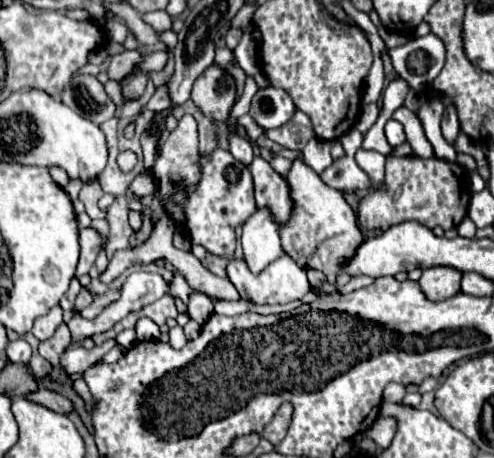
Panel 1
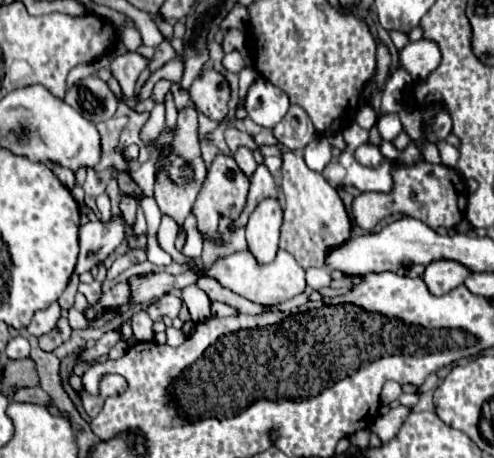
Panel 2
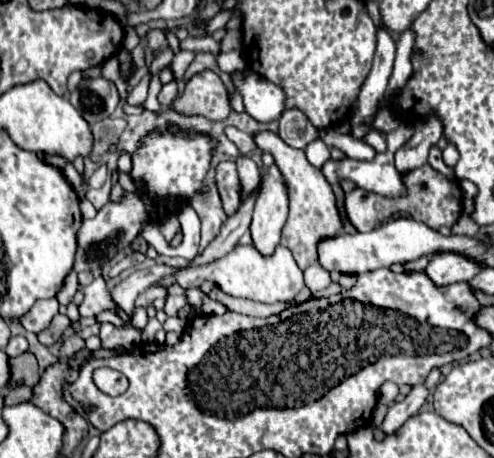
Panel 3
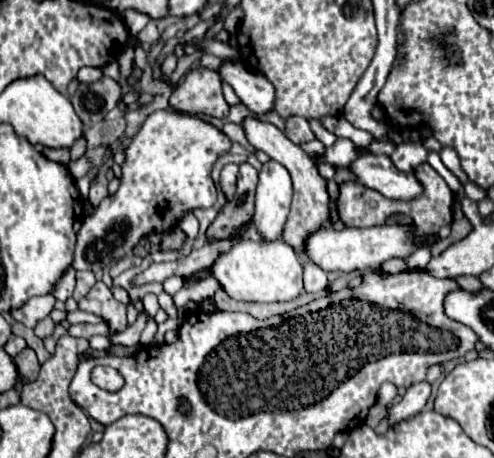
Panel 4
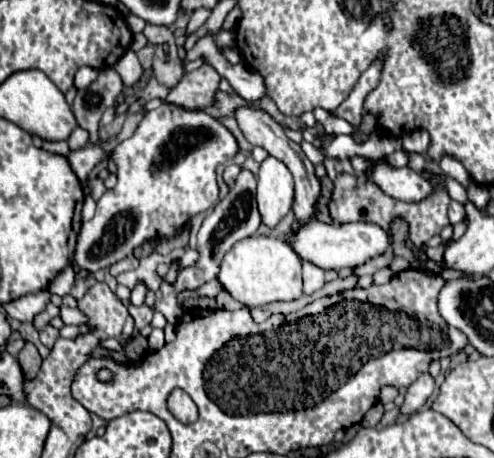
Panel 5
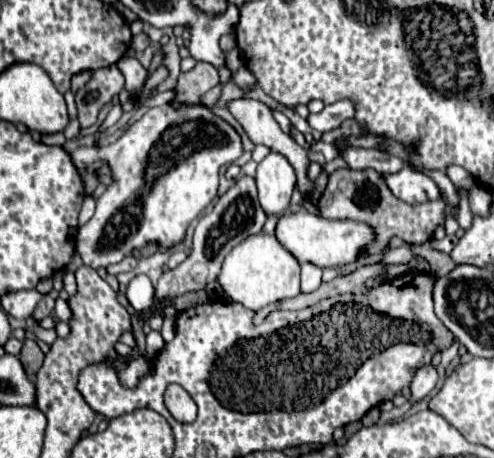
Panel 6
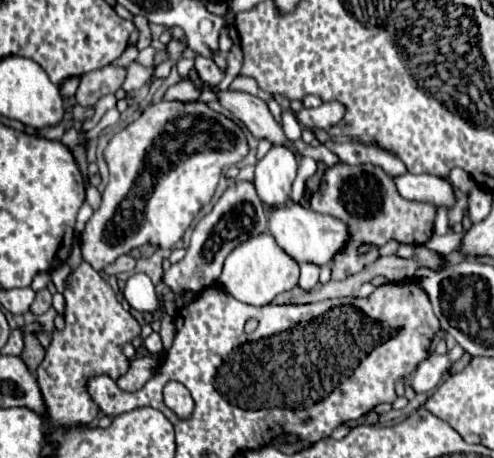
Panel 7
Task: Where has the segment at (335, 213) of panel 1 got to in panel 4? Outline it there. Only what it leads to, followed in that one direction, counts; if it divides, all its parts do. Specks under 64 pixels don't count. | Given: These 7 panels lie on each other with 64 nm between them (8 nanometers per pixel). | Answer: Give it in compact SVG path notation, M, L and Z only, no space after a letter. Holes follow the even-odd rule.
M248 116L248 118L242 120L242 128L244 128L244 134L246 134L248 142L256 150L266 152L272 160L280 162L290 172L290 176L292 176L294 198L292 198L292 208L290 208L290 216L288 216L288 222L284 226L282 238L298 254L304 254L304 240L308 238L308 234L312 234L320 226L328 226L328 192L326 192L326 180L318 174L318 168L312 162L312 158L298 144L290 142L286 138L286 134L282 130L278 130L274 124L262 122L262 120L254 118L254 116Z

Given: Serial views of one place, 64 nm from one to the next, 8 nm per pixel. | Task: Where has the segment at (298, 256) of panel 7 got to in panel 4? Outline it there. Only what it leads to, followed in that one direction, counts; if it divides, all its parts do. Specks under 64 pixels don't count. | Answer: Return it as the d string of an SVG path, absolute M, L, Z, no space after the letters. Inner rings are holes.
M370 226L370 228L318 228L312 232L304 242L304 254L308 260L318 264L322 270L338 270L338 272L352 272L352 270L376 270L390 258L408 258L418 244L414 242L414 228L412 226Z

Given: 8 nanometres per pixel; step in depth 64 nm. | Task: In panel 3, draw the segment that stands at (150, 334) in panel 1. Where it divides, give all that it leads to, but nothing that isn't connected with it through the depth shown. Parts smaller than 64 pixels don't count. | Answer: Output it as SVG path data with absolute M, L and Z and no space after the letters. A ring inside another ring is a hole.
M143 307L137 308L132 318L129 319L129 322L134 326L135 328L138 328L139 330L144 330L148 323L149 317L146 312L146 309Z

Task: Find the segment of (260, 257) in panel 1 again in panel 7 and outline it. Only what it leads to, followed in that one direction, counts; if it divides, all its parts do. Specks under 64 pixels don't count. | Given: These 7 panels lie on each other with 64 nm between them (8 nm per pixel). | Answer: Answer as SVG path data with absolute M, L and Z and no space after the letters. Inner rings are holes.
M272 146L264 158L256 164L254 188L266 206L286 204L290 188L296 178L298 158L286 146Z

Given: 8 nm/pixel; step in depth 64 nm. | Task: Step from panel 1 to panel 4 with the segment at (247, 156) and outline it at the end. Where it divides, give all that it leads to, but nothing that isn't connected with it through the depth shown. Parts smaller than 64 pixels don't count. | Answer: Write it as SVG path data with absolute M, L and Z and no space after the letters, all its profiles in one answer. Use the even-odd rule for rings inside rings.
M240 164L236 194L226 202L214 222L206 230L208 240L240 238L240 234L254 222L254 192L258 184L258 172L250 164Z

